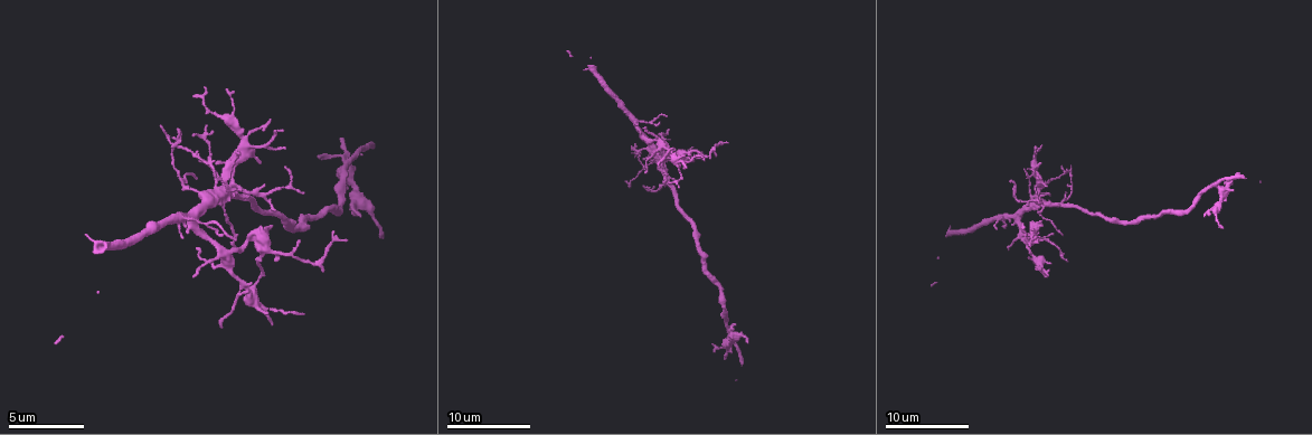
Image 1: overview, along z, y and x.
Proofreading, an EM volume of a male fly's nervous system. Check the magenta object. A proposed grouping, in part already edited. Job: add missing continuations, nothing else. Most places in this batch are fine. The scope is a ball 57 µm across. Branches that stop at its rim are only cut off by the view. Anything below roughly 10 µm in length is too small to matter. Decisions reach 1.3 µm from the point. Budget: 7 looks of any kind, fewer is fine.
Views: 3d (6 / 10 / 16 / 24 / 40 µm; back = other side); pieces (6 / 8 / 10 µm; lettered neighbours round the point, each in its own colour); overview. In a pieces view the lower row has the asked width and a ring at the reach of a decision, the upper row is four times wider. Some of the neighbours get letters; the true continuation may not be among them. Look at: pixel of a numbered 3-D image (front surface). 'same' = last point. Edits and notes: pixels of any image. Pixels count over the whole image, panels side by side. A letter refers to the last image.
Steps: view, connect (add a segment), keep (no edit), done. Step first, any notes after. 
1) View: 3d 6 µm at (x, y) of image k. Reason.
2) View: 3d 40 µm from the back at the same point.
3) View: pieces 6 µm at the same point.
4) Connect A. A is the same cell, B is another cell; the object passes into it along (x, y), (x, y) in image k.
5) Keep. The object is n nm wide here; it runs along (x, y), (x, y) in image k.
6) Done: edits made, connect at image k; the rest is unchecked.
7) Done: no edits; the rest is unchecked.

View: pieces 8 µm at (641, 187) of image 1. Tapers out.

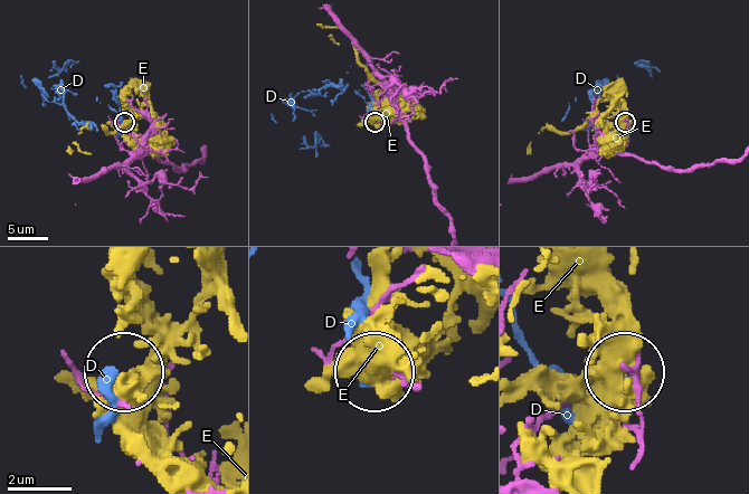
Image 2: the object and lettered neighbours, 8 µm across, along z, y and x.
Keep. D and E are other cells; none of them fits.

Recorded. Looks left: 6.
View: 3d 6 µm at (1045, 273) of image 1. An open end.

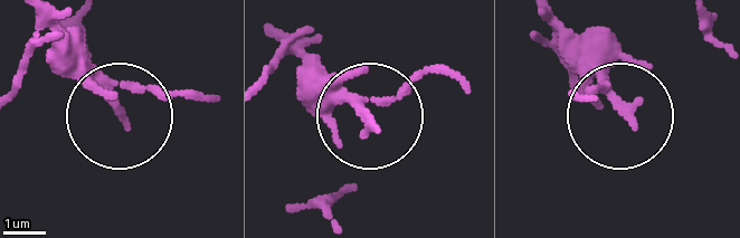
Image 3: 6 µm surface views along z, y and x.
View: pieces 6 µm at (374, 123) of image 3.

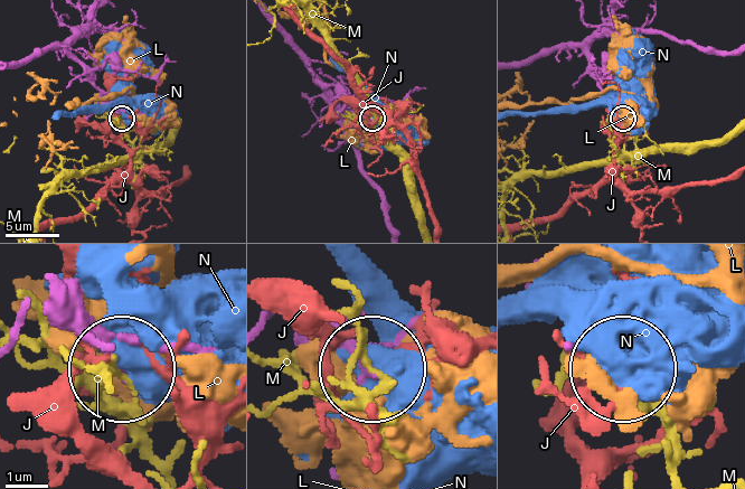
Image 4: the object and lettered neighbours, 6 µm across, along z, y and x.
Keep. The object is 200 nm wide here; J, L, M and N are other cells; it runs along (68, 316), (119, 365) in image 4; none of them fits.

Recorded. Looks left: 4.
View: pieces 10 µm at (746, 340) of image 1. An open end.

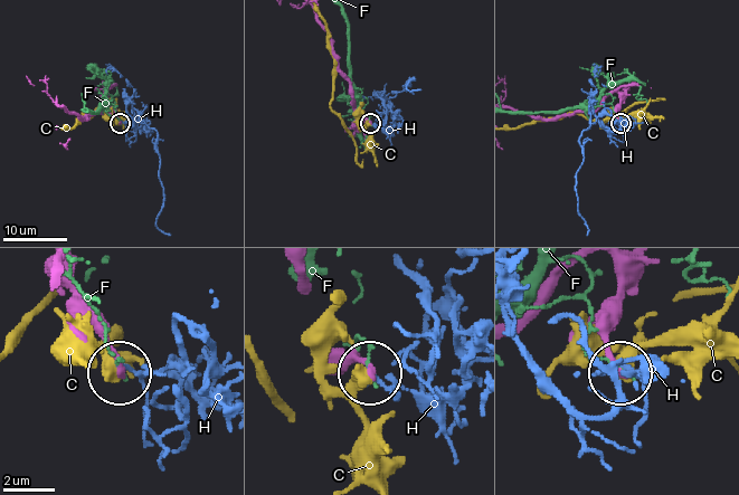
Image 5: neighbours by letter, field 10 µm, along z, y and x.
Keep. The object is 220 nm wide here; C, F and H are other cells; none of them fits.

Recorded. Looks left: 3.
Done: no edits; the rest is unchecked.

